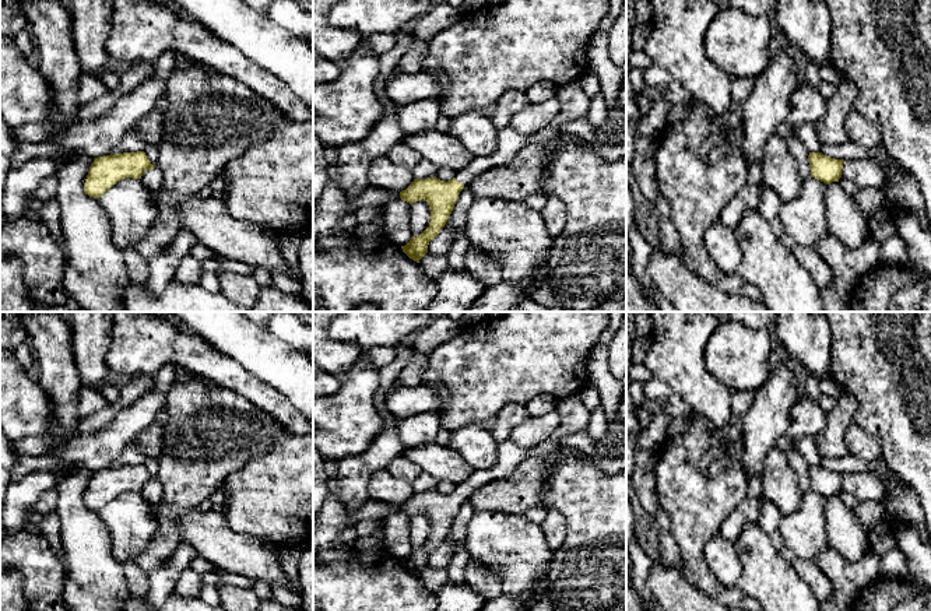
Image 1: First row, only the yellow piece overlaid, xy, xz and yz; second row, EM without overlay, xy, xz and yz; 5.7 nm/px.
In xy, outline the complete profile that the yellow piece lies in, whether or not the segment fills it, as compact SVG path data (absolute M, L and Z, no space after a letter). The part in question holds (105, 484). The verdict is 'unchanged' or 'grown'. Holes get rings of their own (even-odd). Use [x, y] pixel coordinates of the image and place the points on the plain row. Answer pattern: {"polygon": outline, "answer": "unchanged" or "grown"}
{"polygon": "M144 464L98 470L89 480L84 506L99 512L119 494L126 491L141 492L148 482L154 482L154 478Z", "answer": "unchanged"}

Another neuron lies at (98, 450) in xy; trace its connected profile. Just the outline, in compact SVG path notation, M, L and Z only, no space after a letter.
M178 364L162 365L152 390L124 407L105 428L70 440L55 460L48 456L15 459L13 481L21 480L32 471L52 471L56 478L60 478L75 467L87 467L92 471L110 468L123 449L147 429L164 408L168 391L175 383L176 368Z

